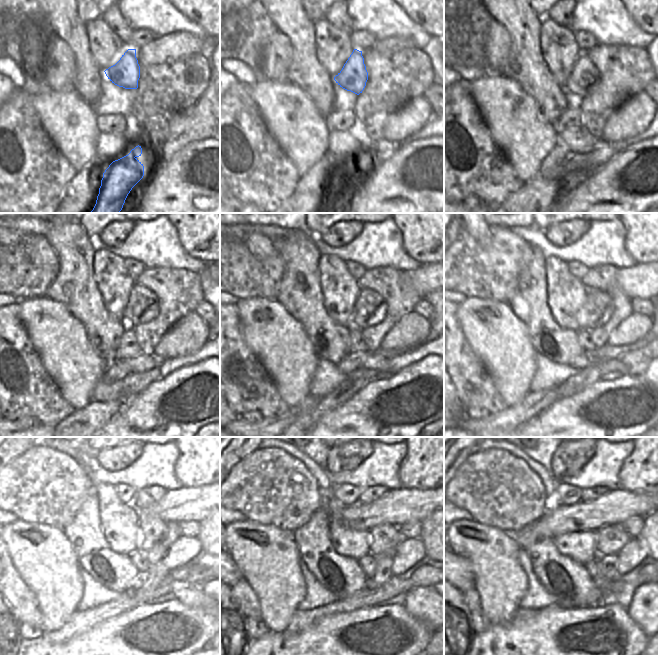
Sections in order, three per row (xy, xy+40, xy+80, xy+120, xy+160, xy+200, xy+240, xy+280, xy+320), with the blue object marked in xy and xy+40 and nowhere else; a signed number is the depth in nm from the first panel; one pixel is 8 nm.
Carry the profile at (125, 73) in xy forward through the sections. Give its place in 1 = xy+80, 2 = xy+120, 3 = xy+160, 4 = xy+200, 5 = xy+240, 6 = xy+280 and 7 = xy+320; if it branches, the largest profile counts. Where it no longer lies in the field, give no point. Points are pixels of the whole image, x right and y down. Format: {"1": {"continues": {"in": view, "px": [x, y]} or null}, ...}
{"1": {"continues": {"in": "xy+80", "px": [584, 74]}}, "2": {"continues": {"in": "xy+120", "px": [142, 306]}}, "3": {"continues": {"in": "xy+160", "px": [369, 309]}}, "4": {"continues": {"in": "xy+200", "px": [598, 307]}}, "5": {"continues": {"in": "xy+240", "px": [153, 531]}}, "6": {"continues": {"in": "xy+280", "px": [384, 539]}}, "7": {"continues": {"in": "xy+320", "px": [609, 540]}}}

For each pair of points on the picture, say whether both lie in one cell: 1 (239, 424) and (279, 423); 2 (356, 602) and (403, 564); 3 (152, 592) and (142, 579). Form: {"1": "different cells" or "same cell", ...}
{"1": "same cell", "2": "different cells", "3": "different cells"}

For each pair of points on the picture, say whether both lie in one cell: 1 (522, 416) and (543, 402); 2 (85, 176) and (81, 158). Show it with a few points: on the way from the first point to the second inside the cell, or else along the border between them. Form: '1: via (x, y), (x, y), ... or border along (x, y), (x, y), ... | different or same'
1: via (527, 411), (538, 402) | same
2: border along (95, 160), (76, 171) | different

